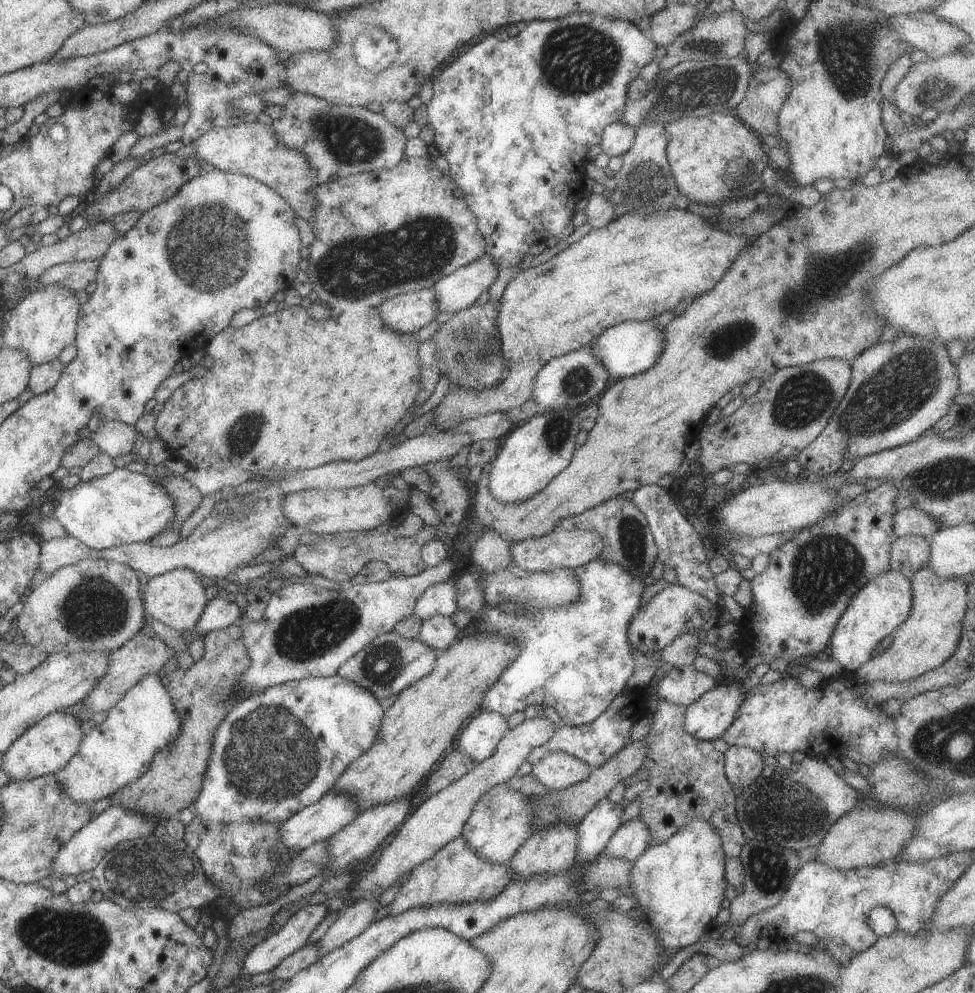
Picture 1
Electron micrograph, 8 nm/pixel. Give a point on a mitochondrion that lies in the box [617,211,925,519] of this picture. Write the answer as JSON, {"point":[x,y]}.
{"point":[834,280]}

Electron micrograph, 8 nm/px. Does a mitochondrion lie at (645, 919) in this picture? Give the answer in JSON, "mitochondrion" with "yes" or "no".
{"mitochondrion":"no"}

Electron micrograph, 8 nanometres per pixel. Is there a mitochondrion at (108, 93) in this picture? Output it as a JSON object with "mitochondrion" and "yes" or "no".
{"mitochondrion":"no"}

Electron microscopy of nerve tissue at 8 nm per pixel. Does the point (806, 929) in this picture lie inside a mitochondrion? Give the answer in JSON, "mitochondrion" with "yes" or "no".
{"mitochondrion":"no"}

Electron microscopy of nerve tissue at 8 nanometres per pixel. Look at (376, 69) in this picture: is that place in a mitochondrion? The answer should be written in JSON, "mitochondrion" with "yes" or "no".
{"mitochondrion":"no"}

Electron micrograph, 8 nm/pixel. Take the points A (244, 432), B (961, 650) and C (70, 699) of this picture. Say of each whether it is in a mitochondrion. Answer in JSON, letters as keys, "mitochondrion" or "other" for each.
{"A":"mitochondrion","B":"other","C":"other"}

